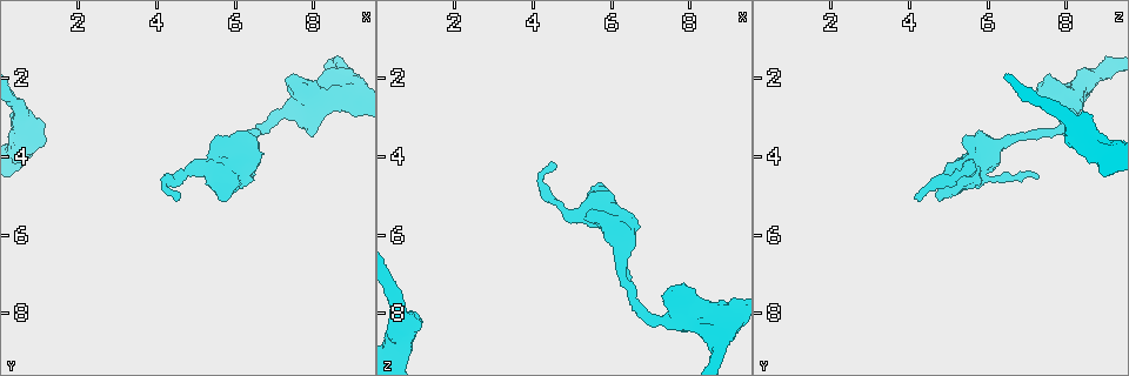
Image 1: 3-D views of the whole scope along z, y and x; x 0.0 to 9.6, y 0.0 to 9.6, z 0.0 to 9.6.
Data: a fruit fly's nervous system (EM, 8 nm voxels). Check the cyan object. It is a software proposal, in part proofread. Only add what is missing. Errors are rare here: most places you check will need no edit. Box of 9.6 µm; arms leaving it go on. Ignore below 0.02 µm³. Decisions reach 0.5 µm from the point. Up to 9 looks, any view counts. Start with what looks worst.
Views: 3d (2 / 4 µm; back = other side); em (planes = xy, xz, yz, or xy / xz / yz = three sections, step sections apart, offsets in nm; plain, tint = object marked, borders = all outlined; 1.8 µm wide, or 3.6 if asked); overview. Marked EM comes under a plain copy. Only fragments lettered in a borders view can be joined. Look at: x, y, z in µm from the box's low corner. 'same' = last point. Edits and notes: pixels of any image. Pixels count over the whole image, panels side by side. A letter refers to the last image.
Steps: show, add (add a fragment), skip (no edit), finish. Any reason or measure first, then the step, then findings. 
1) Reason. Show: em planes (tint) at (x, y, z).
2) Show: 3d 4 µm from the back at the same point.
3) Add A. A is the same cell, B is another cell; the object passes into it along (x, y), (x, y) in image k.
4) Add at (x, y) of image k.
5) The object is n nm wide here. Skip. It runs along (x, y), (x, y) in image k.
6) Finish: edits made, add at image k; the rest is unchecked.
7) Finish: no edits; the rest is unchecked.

Thick turns thin. Show: em 3.6 µm xz step 8 (tint) at (7.70, 2.60, 8.10).

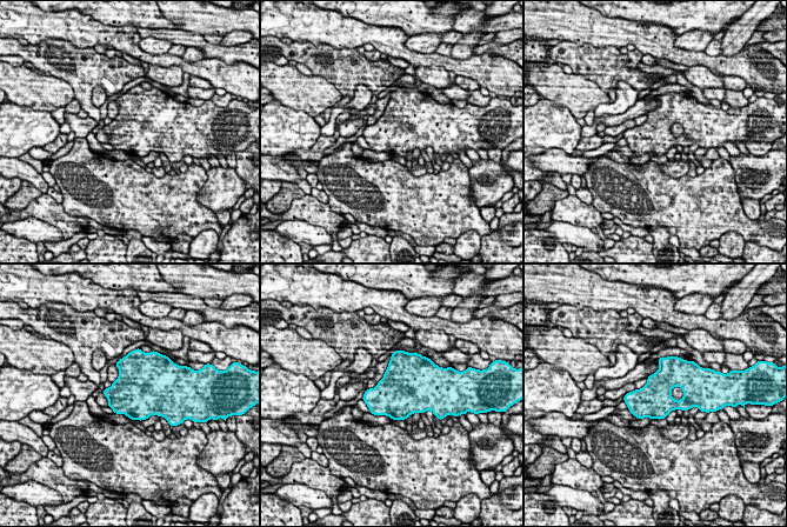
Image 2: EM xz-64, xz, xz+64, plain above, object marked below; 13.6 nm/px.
Cut it another way. Show: em 3.6 µm planes (tint) at the same point.

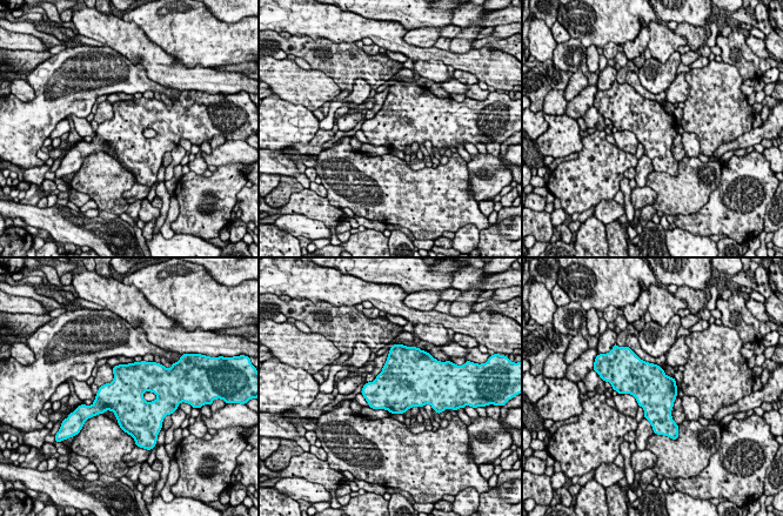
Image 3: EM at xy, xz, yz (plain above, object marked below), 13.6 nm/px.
Show: em 3.6 µm planes (borders) at the same point.

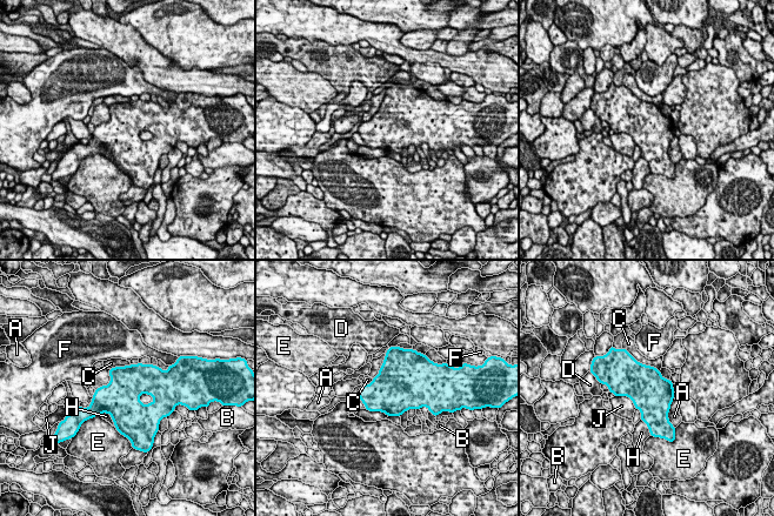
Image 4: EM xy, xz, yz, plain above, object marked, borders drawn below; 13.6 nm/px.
The object is 550 nm wide here; the longest contact is with C, 440 nm. Skip. A, B, C, D, E, F, H and J are other cells; none of them fits.

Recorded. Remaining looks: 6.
Branch stops here. Show: em planes (borders) at (4.50, 5.10, 4.20).

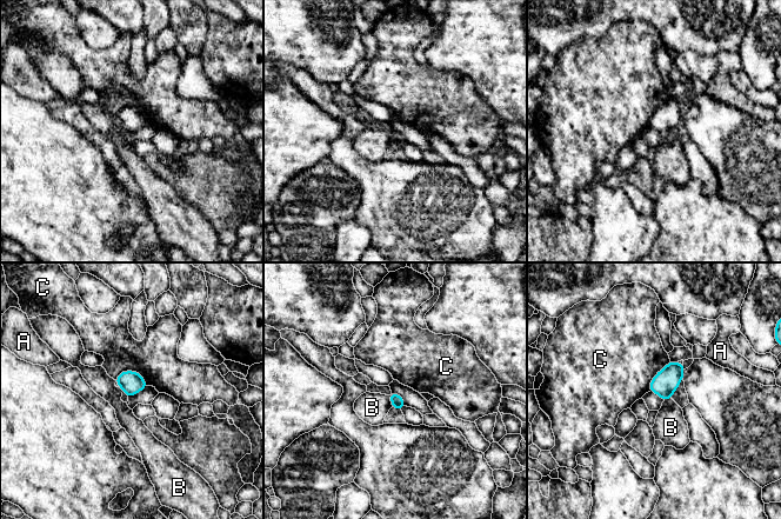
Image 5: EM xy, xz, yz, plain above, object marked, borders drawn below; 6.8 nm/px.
Skip. A, B and C are other cells; a border runs along (388, 396), (392, 406) in image 5; none of them fits.

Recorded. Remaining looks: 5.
An open end. Show: em xy step 4 (borders) at (6.45, 4.55, 7.30).

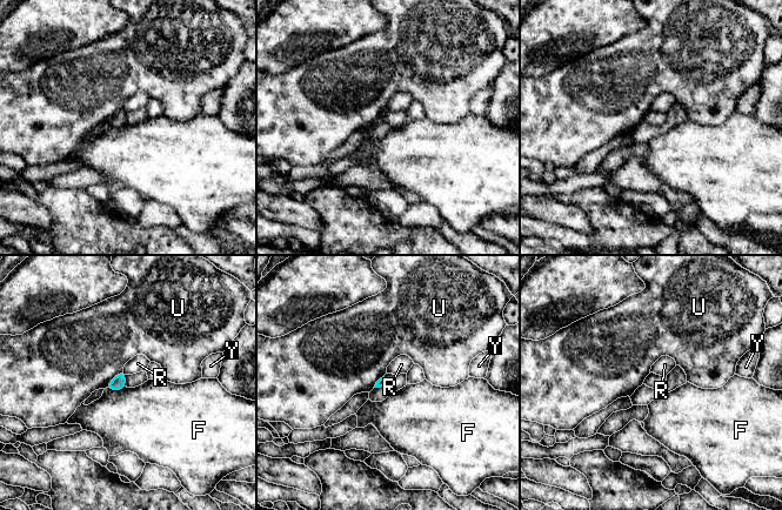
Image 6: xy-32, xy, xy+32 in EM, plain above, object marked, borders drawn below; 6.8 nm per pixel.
Cut it another way. Show: em planes (borders) at the same point.

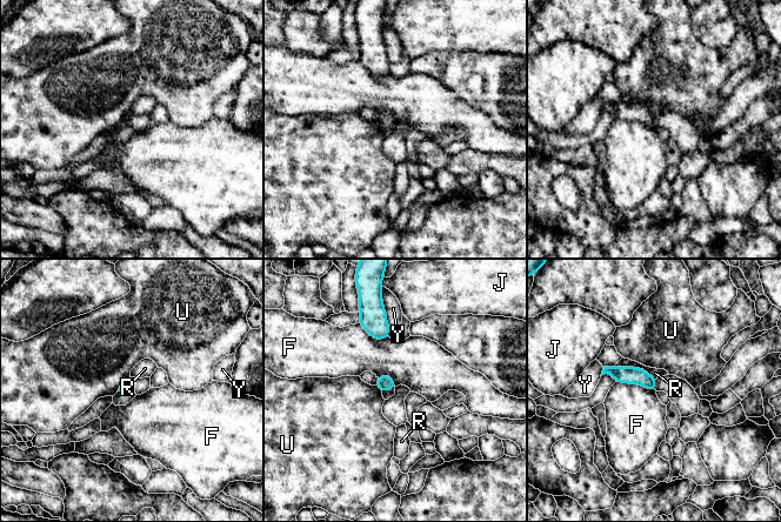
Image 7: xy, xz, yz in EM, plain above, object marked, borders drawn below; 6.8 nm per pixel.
Skip. F, J, R, U and Y are other cells; no lettered fragment goes on from it.

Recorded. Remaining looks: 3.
Thick turns thin. Show: em 3.6 µm planes (tint) at (0.55, 3.10, 8.15).

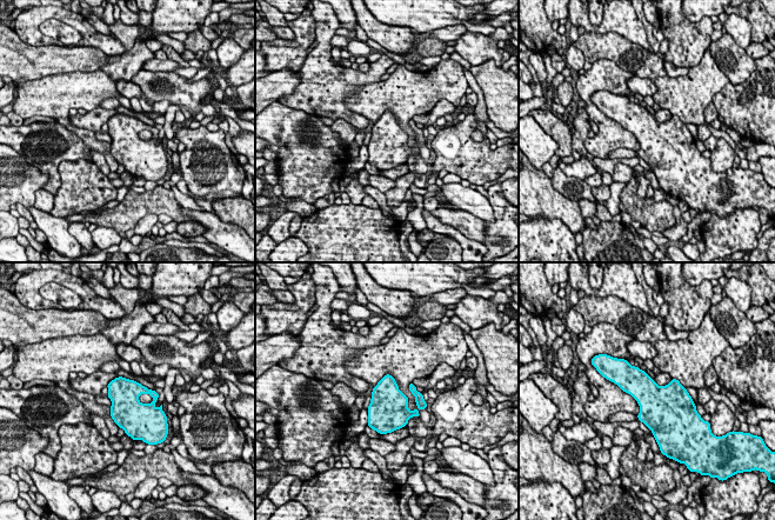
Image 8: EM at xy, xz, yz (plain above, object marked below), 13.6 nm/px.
Show: em 3.6 µm planes (borders) at the same point.

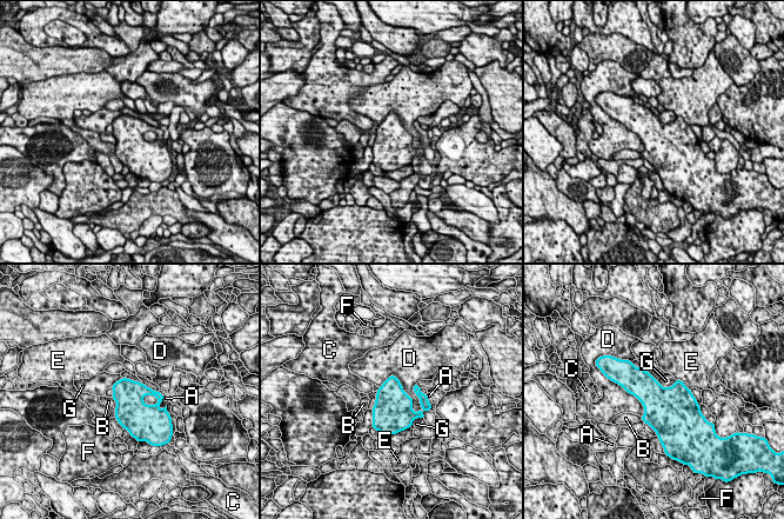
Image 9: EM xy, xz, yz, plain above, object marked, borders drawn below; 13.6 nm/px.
The object is 420 nm wide here. Skip. A, B, C, D, E, F and G are other cells; a border runs along (379, 386), (394, 376), (423, 410) in image 9; none of them fits.

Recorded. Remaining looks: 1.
Finish: no edits; the rest is unchecked.

